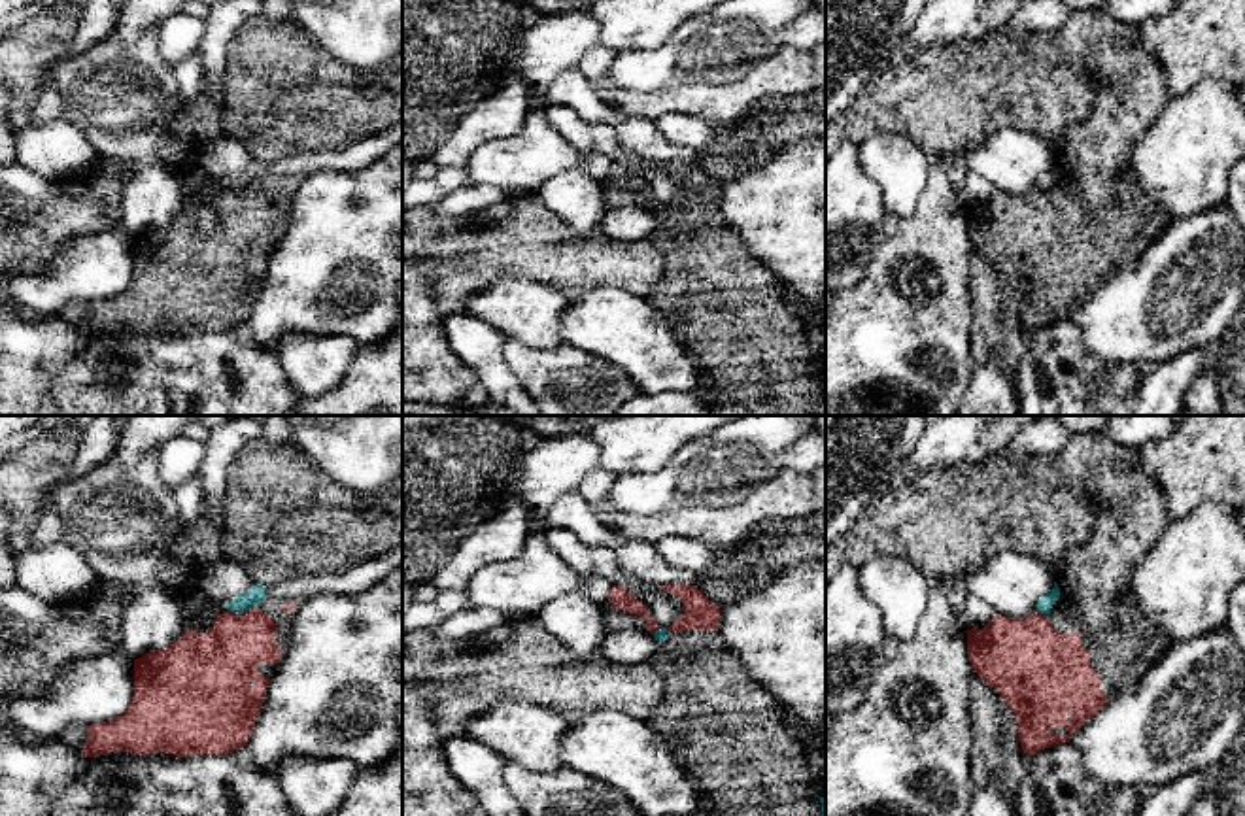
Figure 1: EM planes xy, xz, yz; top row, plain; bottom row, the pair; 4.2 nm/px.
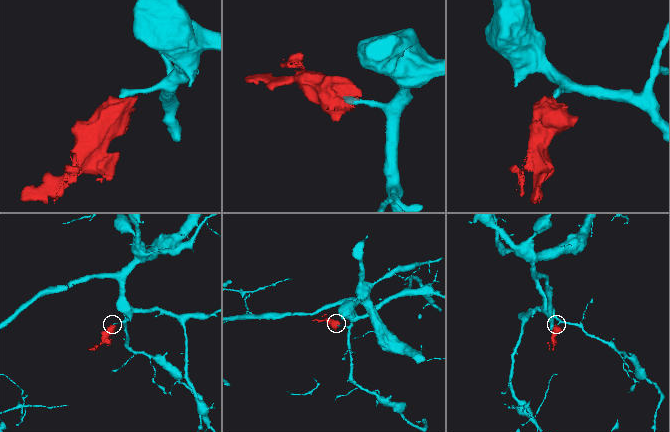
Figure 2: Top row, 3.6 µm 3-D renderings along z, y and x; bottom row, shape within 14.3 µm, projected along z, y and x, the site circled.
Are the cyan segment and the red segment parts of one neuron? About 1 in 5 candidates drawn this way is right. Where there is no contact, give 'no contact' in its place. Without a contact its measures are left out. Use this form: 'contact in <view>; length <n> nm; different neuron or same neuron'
contact in xy; length 120 nm; different neuron

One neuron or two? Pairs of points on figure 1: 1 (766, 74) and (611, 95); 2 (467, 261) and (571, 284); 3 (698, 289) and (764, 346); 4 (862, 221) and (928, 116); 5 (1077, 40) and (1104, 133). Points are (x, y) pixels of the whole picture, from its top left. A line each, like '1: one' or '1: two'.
1: one
2: one
3: one
4: two
5: one

